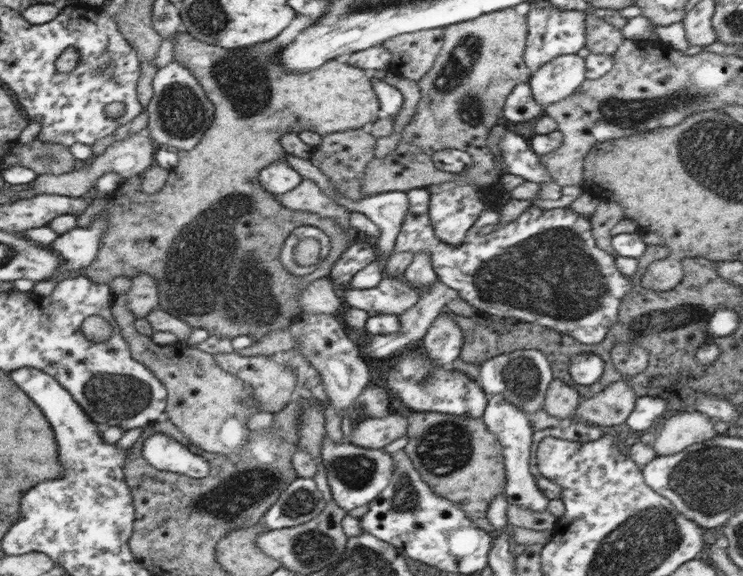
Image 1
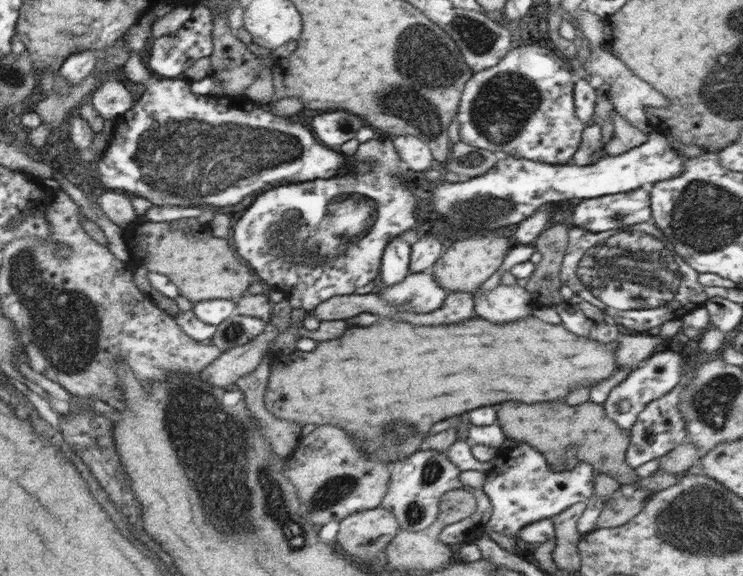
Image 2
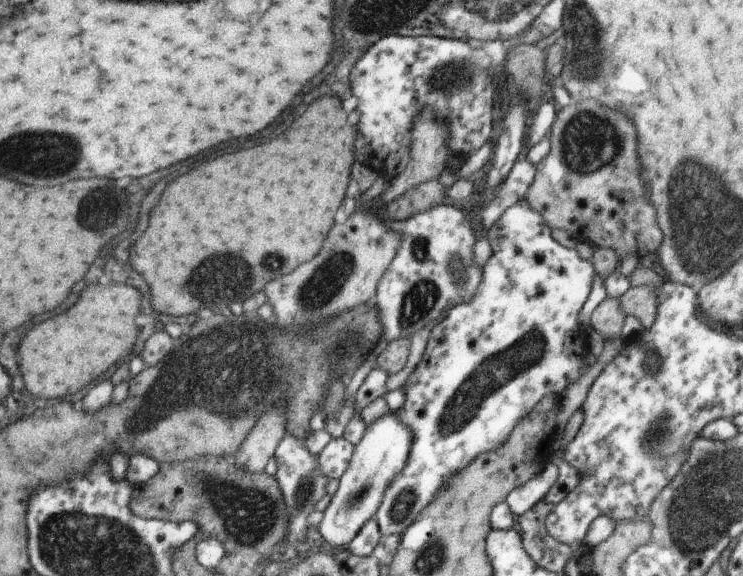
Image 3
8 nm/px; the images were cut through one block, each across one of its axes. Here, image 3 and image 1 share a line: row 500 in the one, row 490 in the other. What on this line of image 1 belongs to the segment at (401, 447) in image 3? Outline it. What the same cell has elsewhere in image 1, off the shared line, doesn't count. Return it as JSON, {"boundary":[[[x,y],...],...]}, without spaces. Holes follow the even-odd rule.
{"boundary":[[[324,438],[321,450],[322,464],[325,466],[327,481],[336,505],[348,512],[376,500],[389,483],[393,471],[393,460],[380,449],[368,449],[349,444],[336,444]]]}

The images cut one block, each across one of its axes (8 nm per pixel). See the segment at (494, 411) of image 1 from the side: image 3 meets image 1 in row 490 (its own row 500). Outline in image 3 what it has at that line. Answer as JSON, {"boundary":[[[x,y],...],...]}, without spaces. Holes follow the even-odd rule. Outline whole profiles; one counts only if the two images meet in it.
{"boundary":[[[548,462],[540,473],[514,488],[505,500],[513,514],[520,516],[536,506],[547,496],[558,475],[558,467],[553,462]]]}

